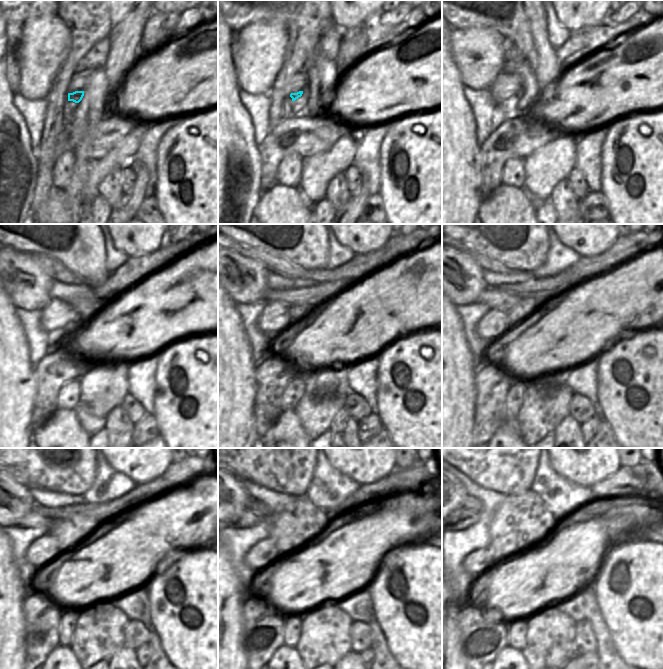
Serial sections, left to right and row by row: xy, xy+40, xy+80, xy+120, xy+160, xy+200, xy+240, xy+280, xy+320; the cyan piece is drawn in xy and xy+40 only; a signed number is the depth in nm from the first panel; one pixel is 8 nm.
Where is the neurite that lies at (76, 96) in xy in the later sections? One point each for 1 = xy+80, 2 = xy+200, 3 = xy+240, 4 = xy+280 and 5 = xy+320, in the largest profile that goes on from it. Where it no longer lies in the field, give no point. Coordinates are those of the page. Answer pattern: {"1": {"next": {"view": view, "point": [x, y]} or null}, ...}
{"1": {"next": {"view": "xy+80", "point": [519, 95]}}, "2": {"next": {"view": "xy+200", "point": [521, 311]}}, "3": {"next": {"view": "xy+240", "point": [69, 533]}}, "4": {"next": {"view": "xy+280", "point": [297, 525]}}, "5": {"next": {"view": "xy+320", "point": [521, 522]}}}

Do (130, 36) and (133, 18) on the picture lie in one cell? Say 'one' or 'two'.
one

